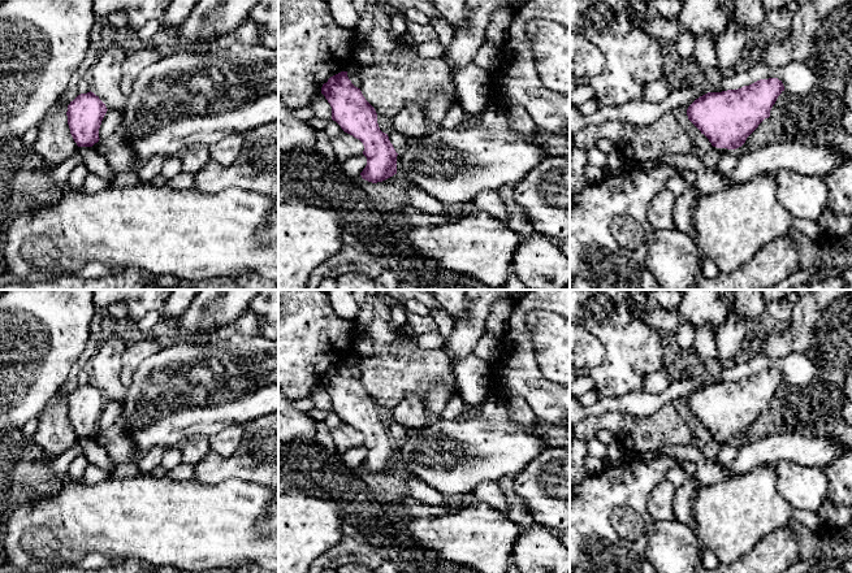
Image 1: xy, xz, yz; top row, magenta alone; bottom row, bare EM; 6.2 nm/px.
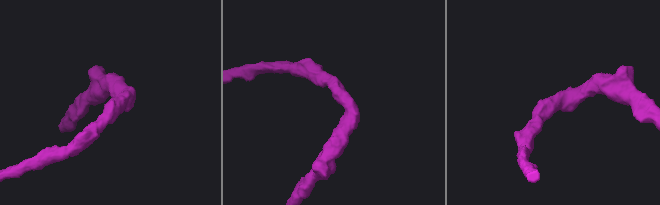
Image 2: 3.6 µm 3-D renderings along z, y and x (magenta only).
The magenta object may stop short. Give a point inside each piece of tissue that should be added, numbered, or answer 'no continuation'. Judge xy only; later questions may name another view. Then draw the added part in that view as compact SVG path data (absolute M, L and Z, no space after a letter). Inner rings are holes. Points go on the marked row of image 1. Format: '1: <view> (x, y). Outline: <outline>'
1: xy (117, 151). Outline: M117 134L99 139L92 149L107 160L116 174L131 172L138 165L135 149L130 142Z

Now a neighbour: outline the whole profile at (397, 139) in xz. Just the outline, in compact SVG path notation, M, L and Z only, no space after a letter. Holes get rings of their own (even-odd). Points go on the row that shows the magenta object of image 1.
M394 127L388 134L390 143L393 144L397 153L401 153L408 144L408 139L406 139L401 133L398 133Z

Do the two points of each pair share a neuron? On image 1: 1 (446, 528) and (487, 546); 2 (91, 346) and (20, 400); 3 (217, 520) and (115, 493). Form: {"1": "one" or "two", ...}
{"1": "one", "2": "two", "3": "one"}

